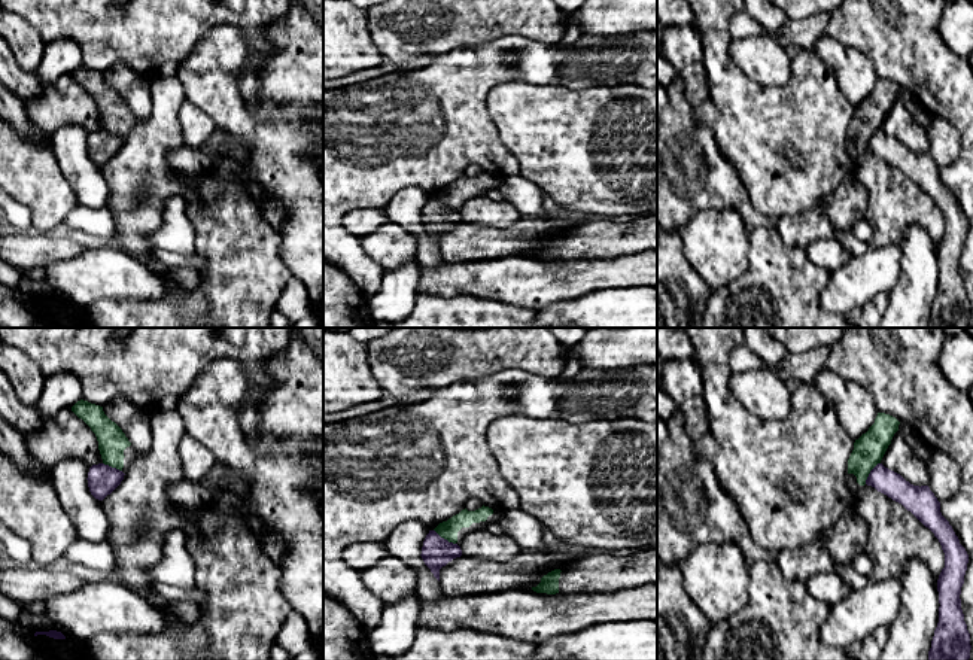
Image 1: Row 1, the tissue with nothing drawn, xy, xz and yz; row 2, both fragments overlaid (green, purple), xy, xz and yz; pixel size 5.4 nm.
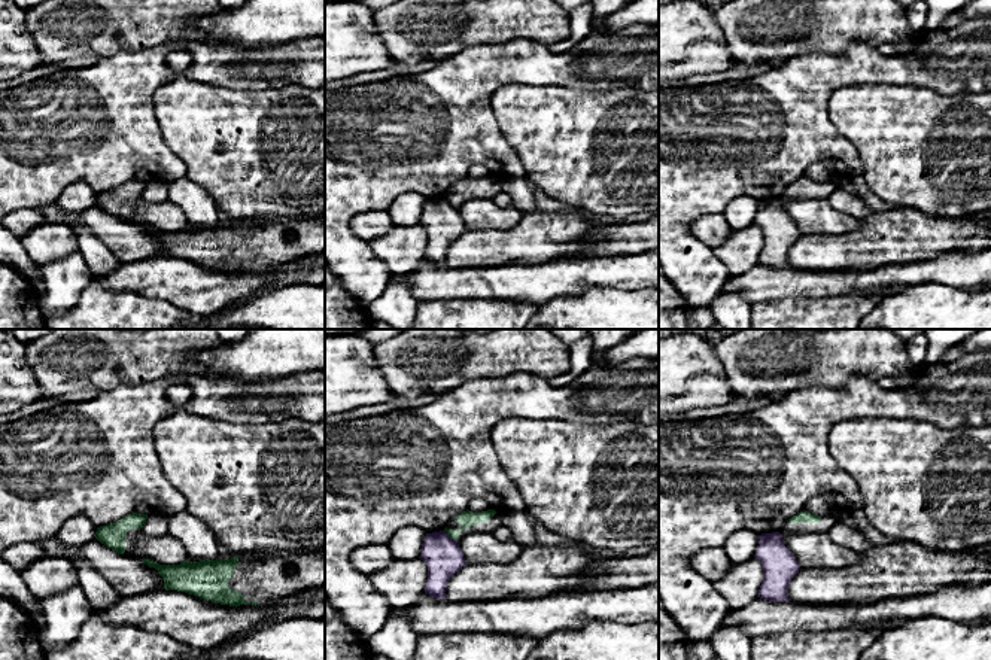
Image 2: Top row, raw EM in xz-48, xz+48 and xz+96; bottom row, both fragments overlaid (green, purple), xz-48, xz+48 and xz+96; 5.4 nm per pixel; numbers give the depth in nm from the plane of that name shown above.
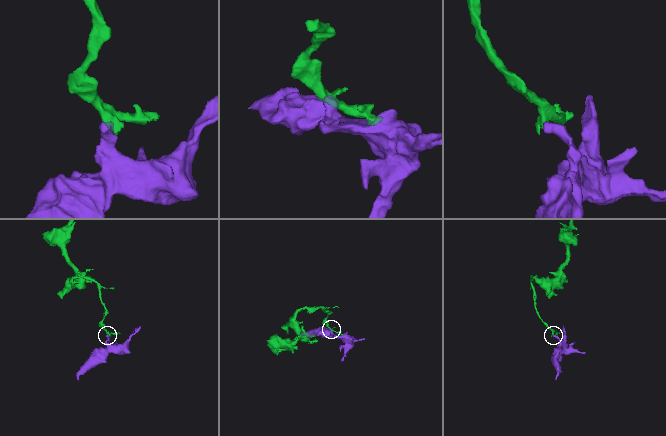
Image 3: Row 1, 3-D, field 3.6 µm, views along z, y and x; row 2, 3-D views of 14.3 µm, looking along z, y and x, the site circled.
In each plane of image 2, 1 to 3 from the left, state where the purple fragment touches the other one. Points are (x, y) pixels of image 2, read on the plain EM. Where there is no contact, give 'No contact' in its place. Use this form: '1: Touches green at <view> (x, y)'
1: No contact
2: Touches green at xz+48 (450, 203)
3: No contact

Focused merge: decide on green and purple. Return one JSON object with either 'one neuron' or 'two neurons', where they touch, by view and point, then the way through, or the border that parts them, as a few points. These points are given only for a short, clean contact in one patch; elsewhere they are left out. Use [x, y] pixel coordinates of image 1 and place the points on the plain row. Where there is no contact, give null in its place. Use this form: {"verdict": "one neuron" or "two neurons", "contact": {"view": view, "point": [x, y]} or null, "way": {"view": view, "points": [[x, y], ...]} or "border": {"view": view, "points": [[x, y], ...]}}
{"verdict": "two neurons", "contact": {"view": "yz", "point": [869, 139]}, "border": {"view": "yz", "points": [[879, 128], [864, 149]]}}

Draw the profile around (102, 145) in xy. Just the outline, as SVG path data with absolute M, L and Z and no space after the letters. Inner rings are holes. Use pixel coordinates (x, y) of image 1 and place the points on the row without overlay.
M104 130L92 131L88 139L88 153L91 161L103 167L124 146L124 139Z

